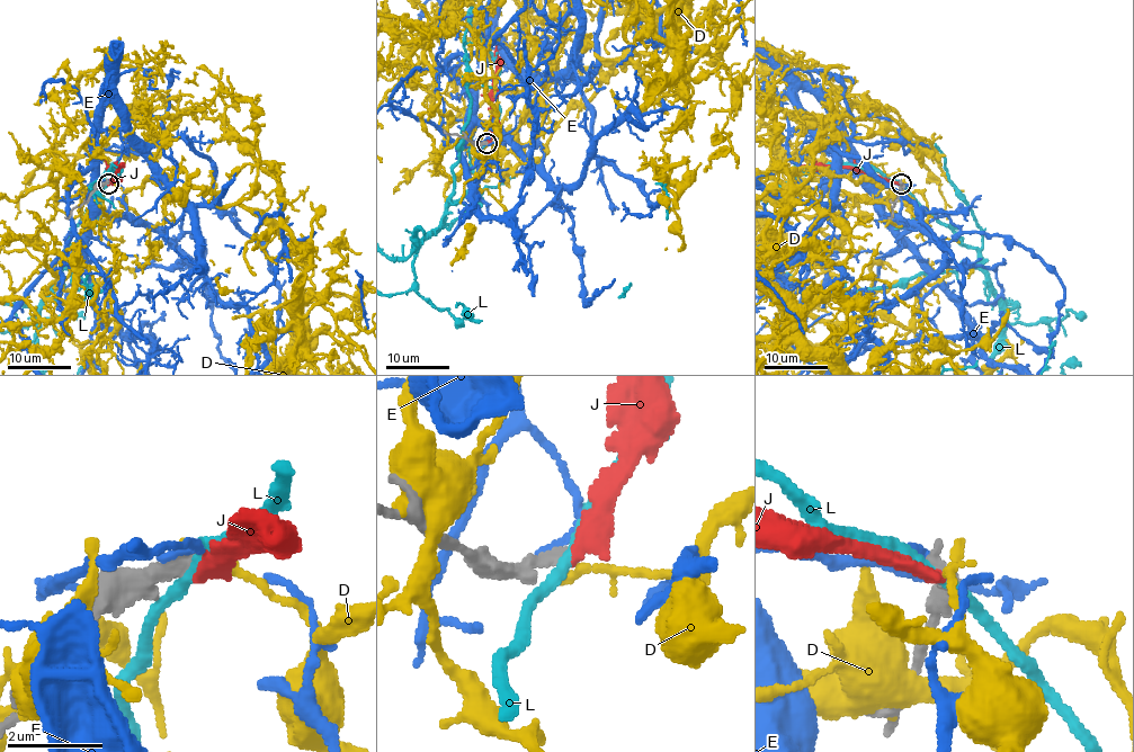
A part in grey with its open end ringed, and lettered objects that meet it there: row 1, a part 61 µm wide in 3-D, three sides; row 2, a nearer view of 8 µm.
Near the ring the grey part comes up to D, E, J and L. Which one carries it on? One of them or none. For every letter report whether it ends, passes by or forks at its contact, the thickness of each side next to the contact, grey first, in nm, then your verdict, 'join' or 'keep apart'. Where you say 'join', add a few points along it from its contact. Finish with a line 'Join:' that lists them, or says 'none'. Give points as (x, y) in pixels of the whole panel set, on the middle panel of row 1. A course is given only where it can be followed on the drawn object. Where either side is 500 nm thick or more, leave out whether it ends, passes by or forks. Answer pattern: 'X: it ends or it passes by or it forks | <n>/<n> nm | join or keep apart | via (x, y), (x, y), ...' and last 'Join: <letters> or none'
D: it ends | 300/220 nm | keep apart
E: it ends | 360/150 nm | keep apart
J: it ends | 300/360 nm | keep apart
L: it passes by | 360/240 nm | keep apart
Join: none

